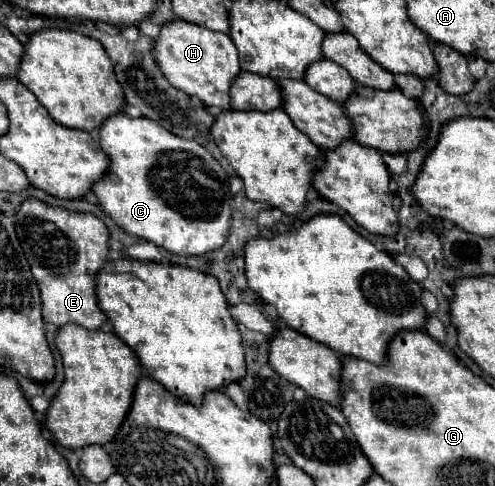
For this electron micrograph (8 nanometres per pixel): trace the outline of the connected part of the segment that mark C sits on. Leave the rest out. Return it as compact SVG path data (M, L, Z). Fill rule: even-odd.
M117 113L117 115L111 115L107 117L101 127L99 127L99 145L103 149L103 153L109 157L109 169L105 173L105 177L101 177L93 187L93 195L97 197L97 203L101 205L101 209L129 235L133 237L141 237L141 239L147 239L151 243L155 243L157 247L163 247L171 253L177 253L177 255L203 255L203 253L209 253L213 249L219 249L223 243L225 243L225 237L227 237L227 231L229 231L229 223L231 223L231 207L229 207L229 201L231 201L231 193L229 193L229 185L227 185L227 173L225 169L211 157L211 153L201 147L197 141L189 141L189 139L181 139L173 133L169 133L167 129L163 129L159 123L151 121L151 119L145 119L145 117L135 117L131 119L129 115L125 113Z

